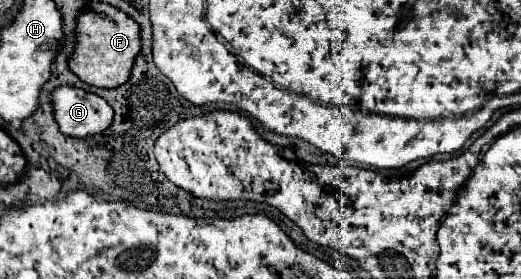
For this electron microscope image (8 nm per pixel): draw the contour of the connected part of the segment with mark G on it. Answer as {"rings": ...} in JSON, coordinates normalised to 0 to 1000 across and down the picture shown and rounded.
{"rings":[[[115,308],[100,337],[104,416],[115,473],[138,495],[169,495],[211,459],[219,430],[219,387],[192,344],[138,315]]]}

